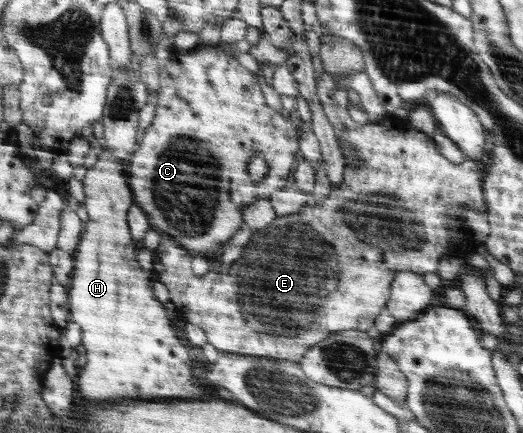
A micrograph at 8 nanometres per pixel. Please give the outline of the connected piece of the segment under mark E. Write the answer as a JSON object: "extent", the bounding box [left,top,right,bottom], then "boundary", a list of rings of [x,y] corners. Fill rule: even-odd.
{"extent":[152,72,487,362],"boundary":[[[323,72],[321,75],[315,75],[317,97],[320,101],[325,116],[328,118],[330,125],[332,125],[335,138],[337,141],[347,141],[355,155],[363,161],[363,164],[359,166],[351,166],[345,161],[343,169],[342,181],[335,187],[331,188],[331,192],[326,199],[321,202],[314,199],[310,199],[300,211],[291,213],[290,215],[277,216],[270,227],[264,227],[264,229],[256,229],[256,233],[252,235],[250,243],[244,247],[242,255],[238,261],[234,261],[229,268],[222,267],[222,264],[210,260],[210,267],[206,274],[202,277],[194,275],[192,269],[190,269],[190,255],[186,249],[182,249],[177,241],[162,234],[162,238],[159,239],[159,244],[153,252],[153,269],[152,273],[156,277],[156,281],[160,281],[162,285],[166,285],[170,293],[170,301],[176,306],[176,312],[178,317],[182,317],[182,320],[186,319],[185,323],[193,324],[206,333],[207,343],[214,346],[220,352],[227,351],[234,355],[250,355],[266,358],[273,358],[278,360],[286,360],[290,362],[300,362],[304,357],[304,351],[316,343],[320,343],[322,339],[326,339],[328,335],[334,335],[336,331],[357,330],[367,332],[375,326],[376,317],[385,308],[388,299],[390,299],[390,284],[393,282],[394,276],[401,271],[411,271],[417,274],[434,273],[437,270],[440,258],[445,253],[451,253],[459,258],[472,262],[477,259],[476,252],[474,251],[474,244],[477,240],[474,240],[470,236],[470,230],[468,226],[464,224],[464,218],[462,216],[462,209],[465,205],[474,209],[474,211],[484,213],[487,215],[487,203],[483,196],[483,169],[481,163],[472,160],[464,159],[462,163],[452,163],[446,156],[442,154],[437,148],[436,142],[431,136],[425,135],[421,131],[412,127],[409,121],[392,121],[392,123],[384,123],[380,125],[377,123],[359,124],[356,123],[349,114],[349,107],[351,106],[348,99],[348,92],[346,87],[336,85],[334,77],[328,72]]]}

